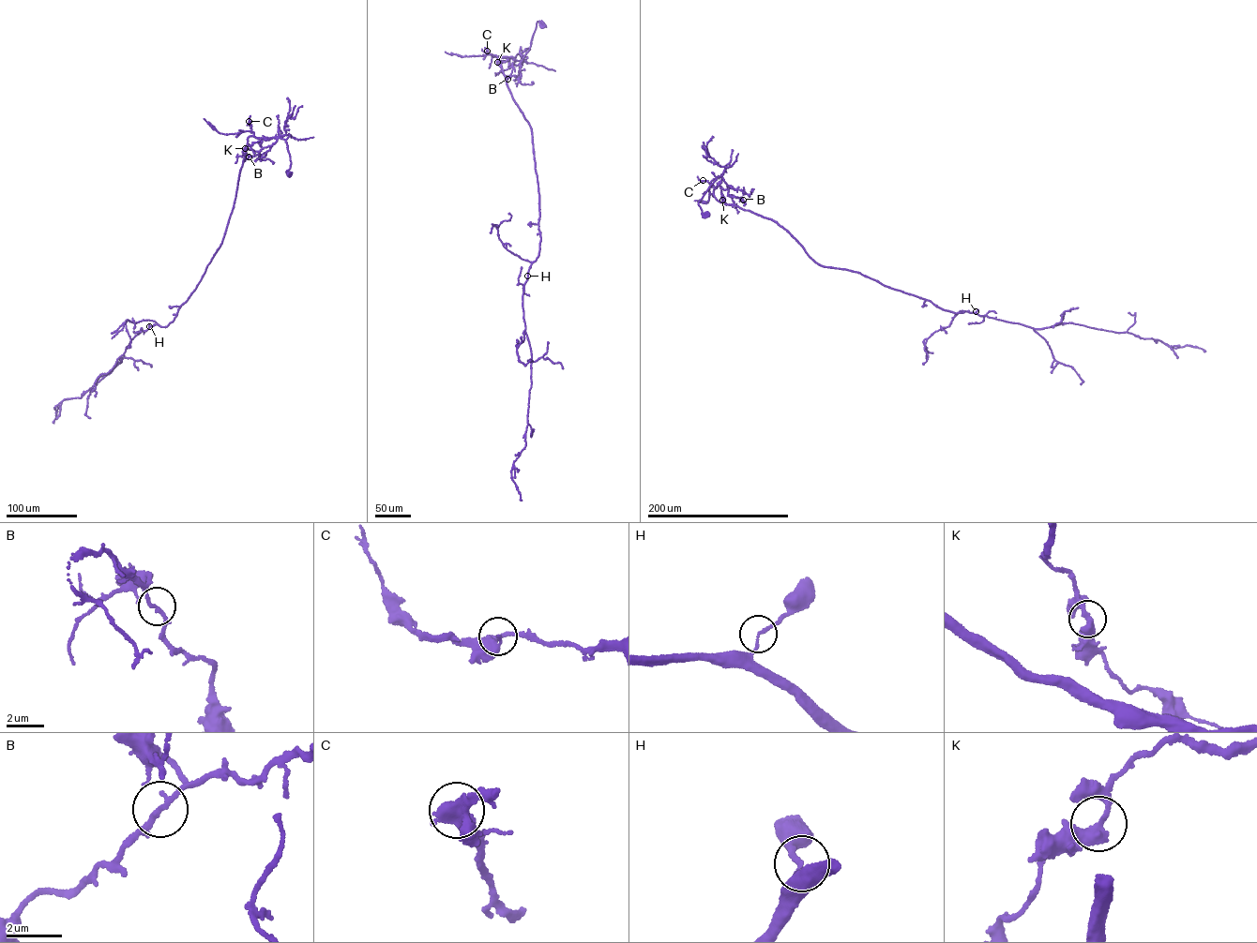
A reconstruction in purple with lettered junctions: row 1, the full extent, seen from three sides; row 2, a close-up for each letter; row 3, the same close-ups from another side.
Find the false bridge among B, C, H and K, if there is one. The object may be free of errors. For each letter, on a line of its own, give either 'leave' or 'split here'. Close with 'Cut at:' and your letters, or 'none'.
B: leave
C: leave
H: leave
K: leave
Cut at: none

